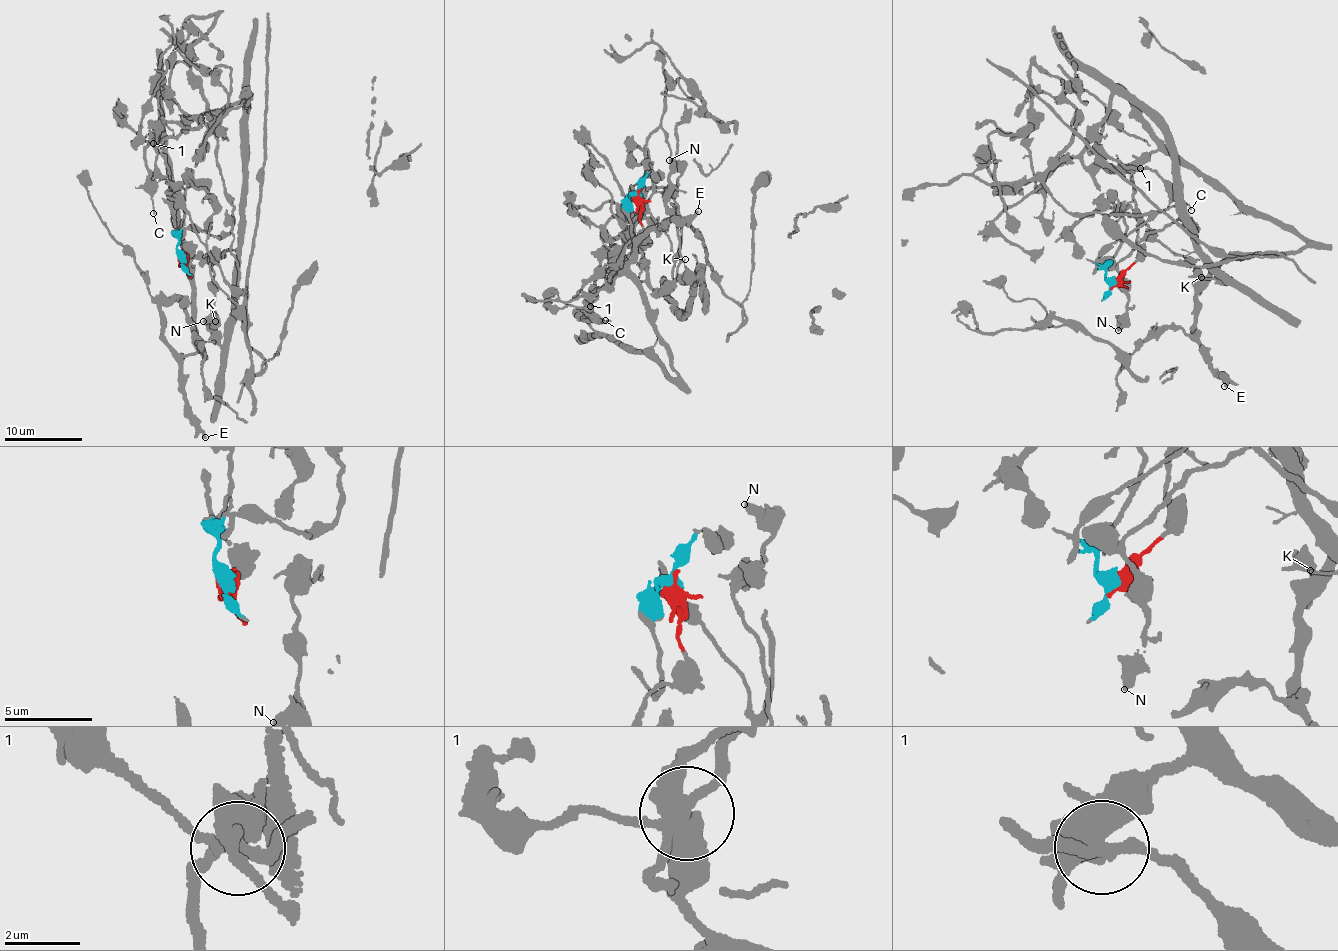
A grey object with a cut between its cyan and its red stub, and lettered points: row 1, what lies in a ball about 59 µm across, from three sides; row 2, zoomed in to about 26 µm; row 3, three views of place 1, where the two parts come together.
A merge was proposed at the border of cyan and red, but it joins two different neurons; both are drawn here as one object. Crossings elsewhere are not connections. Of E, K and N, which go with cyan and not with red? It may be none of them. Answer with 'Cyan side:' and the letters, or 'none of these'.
Cyan side: K, N

